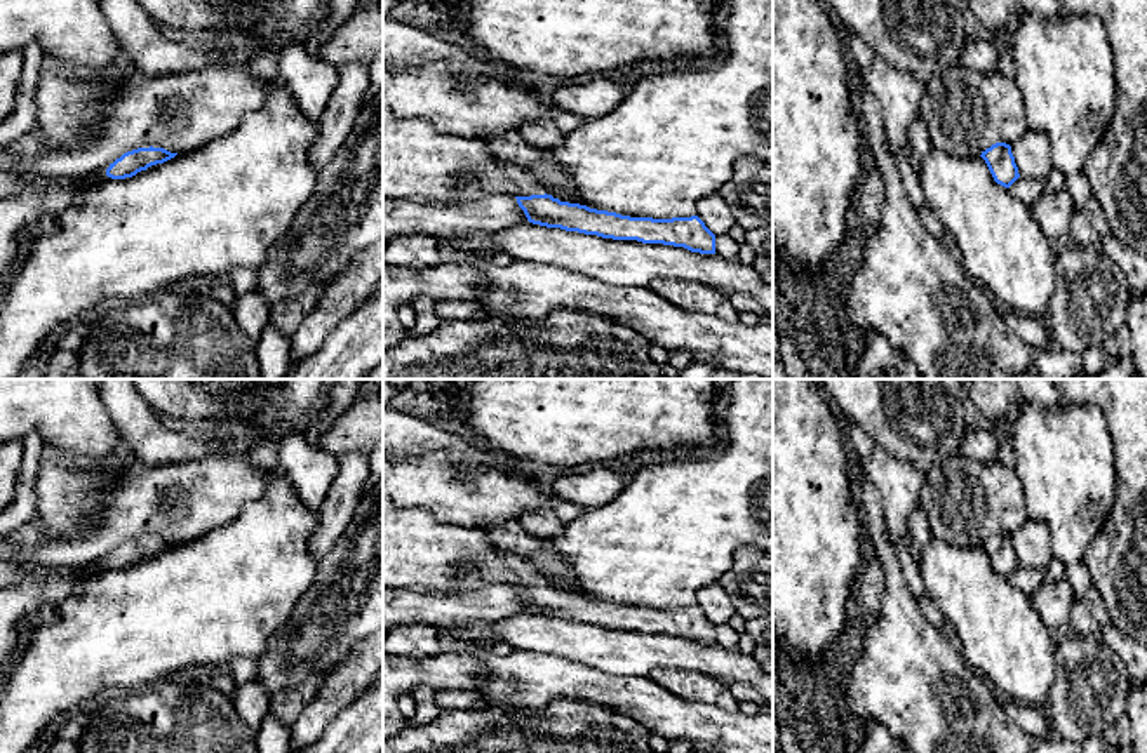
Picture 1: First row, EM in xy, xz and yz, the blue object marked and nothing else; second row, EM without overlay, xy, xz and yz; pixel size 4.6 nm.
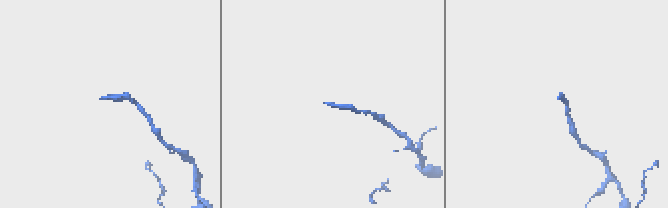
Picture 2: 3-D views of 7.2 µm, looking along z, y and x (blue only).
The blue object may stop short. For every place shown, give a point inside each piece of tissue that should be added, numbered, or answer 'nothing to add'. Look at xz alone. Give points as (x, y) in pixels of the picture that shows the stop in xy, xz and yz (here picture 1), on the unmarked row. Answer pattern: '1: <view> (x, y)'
1: xz (420, 550)

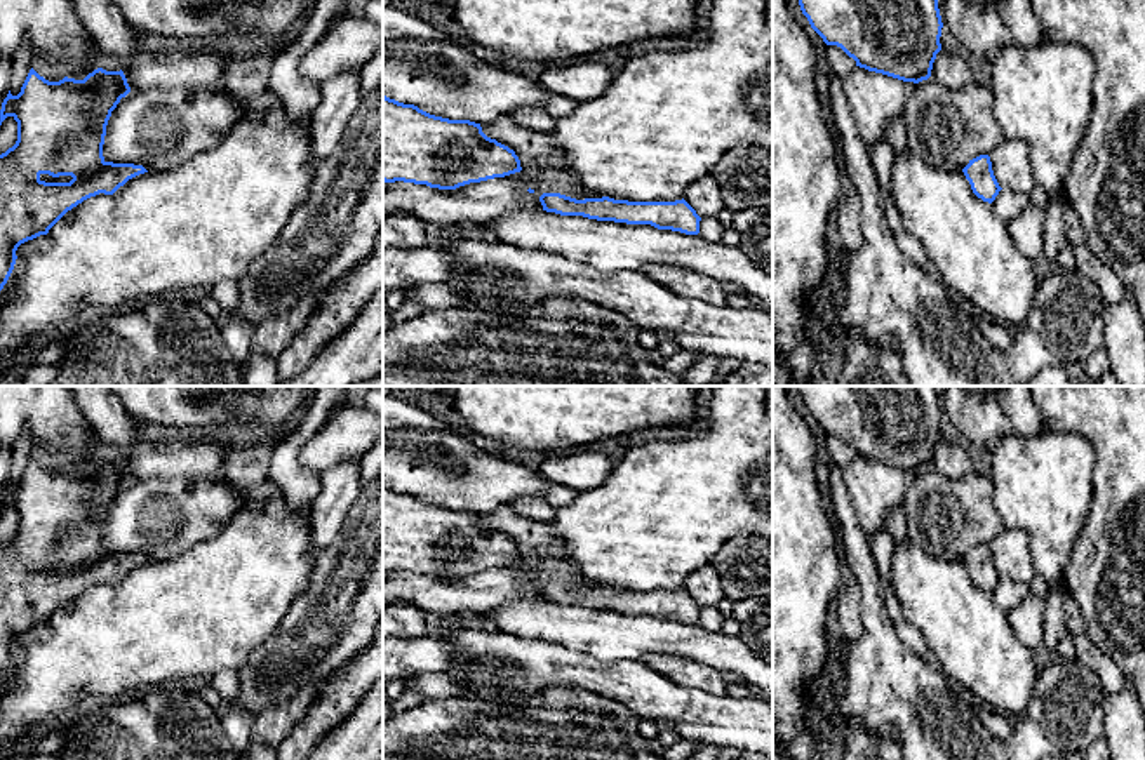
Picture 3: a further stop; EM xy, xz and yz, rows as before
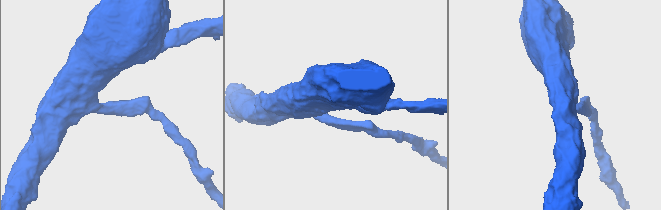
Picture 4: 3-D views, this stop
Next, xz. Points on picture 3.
nothing to add

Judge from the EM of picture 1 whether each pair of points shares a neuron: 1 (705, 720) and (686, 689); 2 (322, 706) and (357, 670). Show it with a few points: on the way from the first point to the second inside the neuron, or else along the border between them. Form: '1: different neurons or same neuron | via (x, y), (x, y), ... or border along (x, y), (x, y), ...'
1: different neurons | border along (657, 682), (679, 696), (733, 710)
2: same neuron | via (331, 698), (348, 679)

